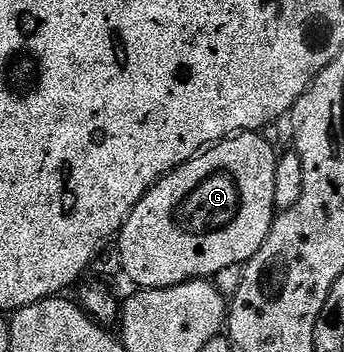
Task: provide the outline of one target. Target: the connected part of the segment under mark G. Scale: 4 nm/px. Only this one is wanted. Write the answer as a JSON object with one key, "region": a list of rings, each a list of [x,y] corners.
{"region":[[[241,132],[237,136],[232,136],[226,140],[220,140],[219,143],[211,145],[210,148],[199,153],[189,162],[185,162],[179,168],[174,168],[167,176],[163,176],[157,181],[146,194],[141,198],[141,202],[137,202],[137,206],[127,215],[127,221],[123,224],[121,231],[118,233],[119,240],[119,260],[123,263],[123,272],[132,280],[133,283],[139,284],[140,289],[149,288],[172,288],[178,284],[184,284],[190,280],[206,280],[213,278],[221,270],[225,270],[225,266],[242,266],[248,260],[253,258],[253,254],[257,254],[257,250],[261,250],[261,246],[265,242],[265,238],[271,232],[271,223],[275,221],[277,209],[275,207],[275,199],[273,198],[273,190],[277,179],[277,162],[279,156],[275,148],[269,141],[259,132]]]}

